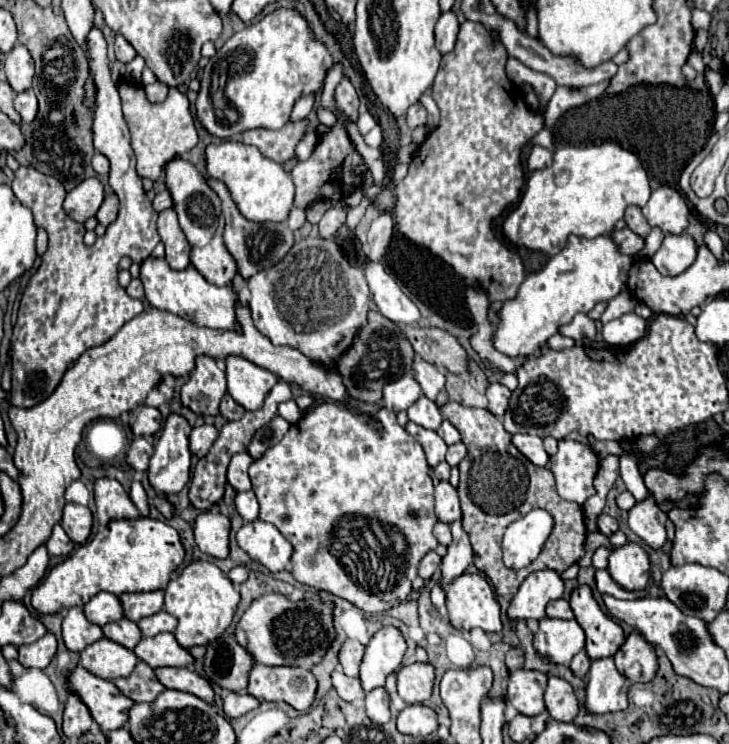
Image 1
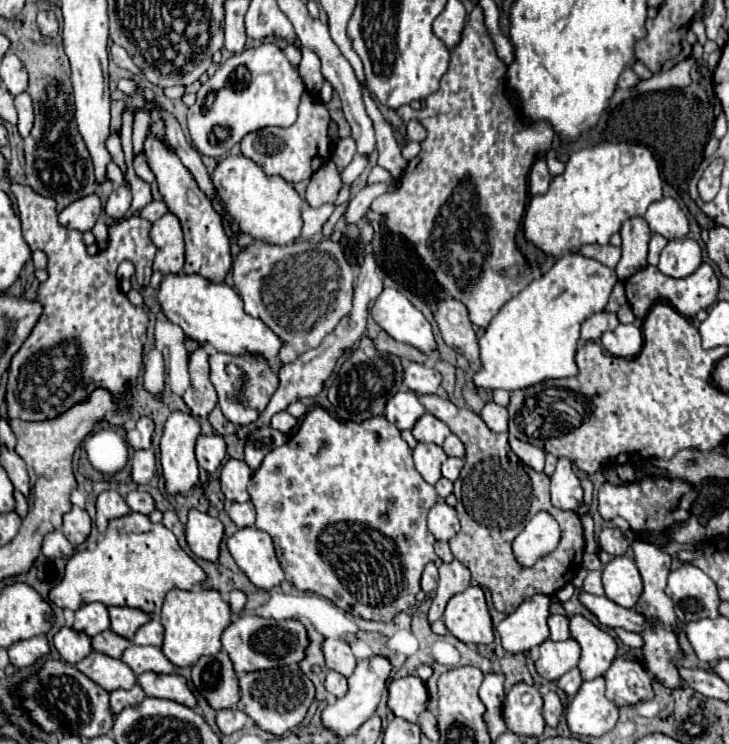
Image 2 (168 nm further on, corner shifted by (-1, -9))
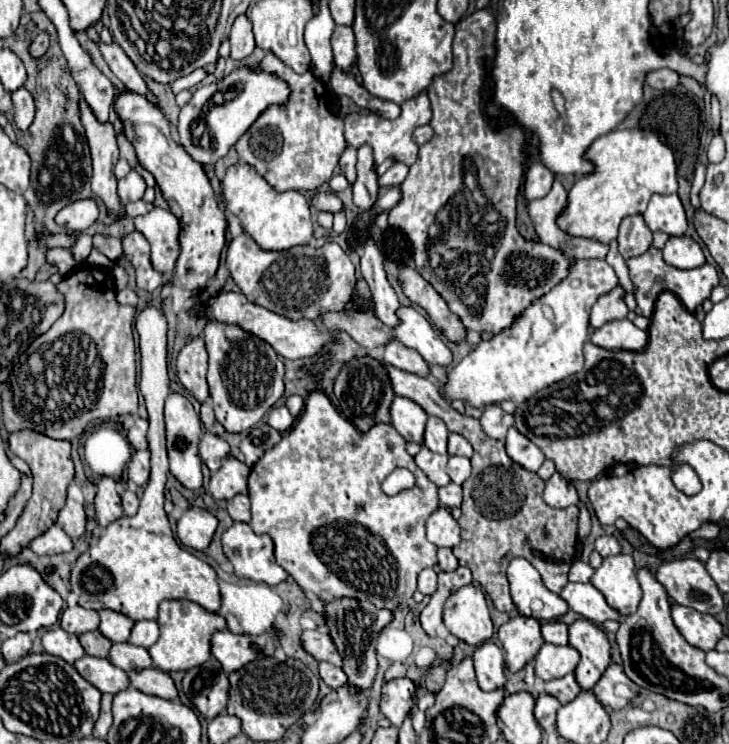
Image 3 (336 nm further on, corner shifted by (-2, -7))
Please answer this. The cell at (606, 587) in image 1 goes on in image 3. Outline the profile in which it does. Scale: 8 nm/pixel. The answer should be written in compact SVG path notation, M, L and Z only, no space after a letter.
M574 561L570 565L570 573L568 573L568 579L570 581L580 581L580 583L588 583L590 577L592 577L594 569L588 565L588 563L582 563L582 561Z

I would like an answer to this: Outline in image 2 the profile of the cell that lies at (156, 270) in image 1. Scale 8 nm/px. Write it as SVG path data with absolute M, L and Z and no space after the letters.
M165 275L157 289L157 303L171 323L179 325L191 339L207 341L217 351L247 357L263 355L265 359L279 353L279 337L263 321L247 315L241 297L225 283L211 283L201 275Z

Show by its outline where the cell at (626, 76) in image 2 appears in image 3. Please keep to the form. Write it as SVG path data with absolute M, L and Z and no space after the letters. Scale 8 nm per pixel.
M660 69L660 71L652 71L646 79L646 85L652 85L654 89L664 89L670 91L680 83L680 75L676 71L670 69Z

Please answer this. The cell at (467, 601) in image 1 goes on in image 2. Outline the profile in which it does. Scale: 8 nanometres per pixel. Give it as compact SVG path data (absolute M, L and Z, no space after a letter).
M467 587L449 599L443 615L447 629L463 643L493 643L493 623L481 587Z

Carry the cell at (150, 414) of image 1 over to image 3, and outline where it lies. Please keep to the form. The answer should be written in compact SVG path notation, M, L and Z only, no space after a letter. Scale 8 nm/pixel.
M136 419L134 427L128 431L128 441L130 445L138 451L138 449L146 449L146 433L148 433L148 423L144 419Z

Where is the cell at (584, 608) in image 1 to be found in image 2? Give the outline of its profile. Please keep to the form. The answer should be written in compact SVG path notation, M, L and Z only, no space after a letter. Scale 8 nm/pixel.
M583 615L571 617L571 637L581 645L581 661L579 671L583 679L595 679L605 675L611 667L613 659L617 657L617 643L615 639L593 625Z

